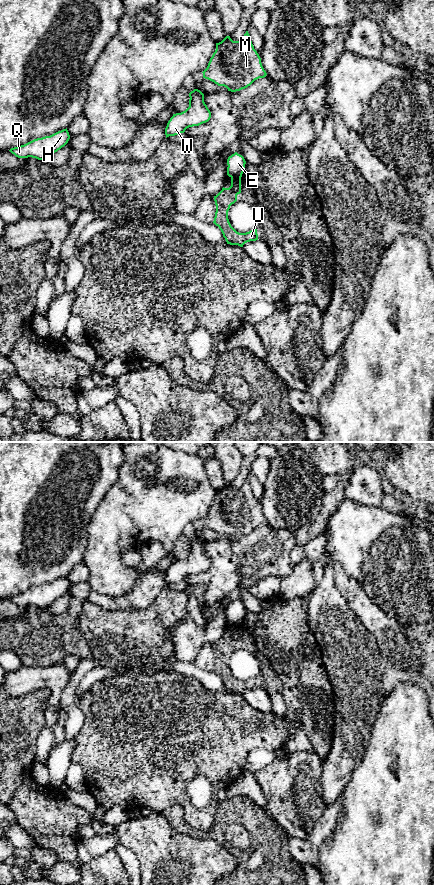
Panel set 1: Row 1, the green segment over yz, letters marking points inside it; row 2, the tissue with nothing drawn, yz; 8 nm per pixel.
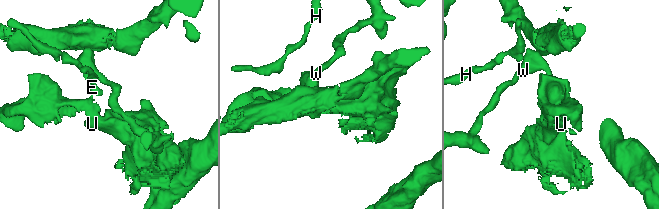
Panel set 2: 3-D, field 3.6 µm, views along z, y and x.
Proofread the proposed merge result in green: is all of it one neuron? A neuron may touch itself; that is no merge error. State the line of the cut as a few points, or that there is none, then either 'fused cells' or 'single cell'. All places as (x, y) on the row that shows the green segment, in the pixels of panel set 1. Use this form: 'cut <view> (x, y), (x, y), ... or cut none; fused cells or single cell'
cut yz (240, 177), (231, 178); fused cells

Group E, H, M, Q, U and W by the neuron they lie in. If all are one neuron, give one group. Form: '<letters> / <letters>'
E H M Q W / U

